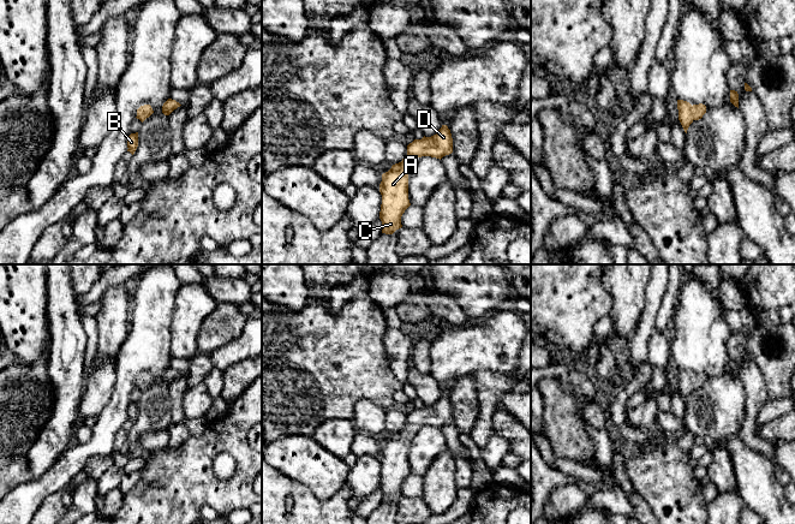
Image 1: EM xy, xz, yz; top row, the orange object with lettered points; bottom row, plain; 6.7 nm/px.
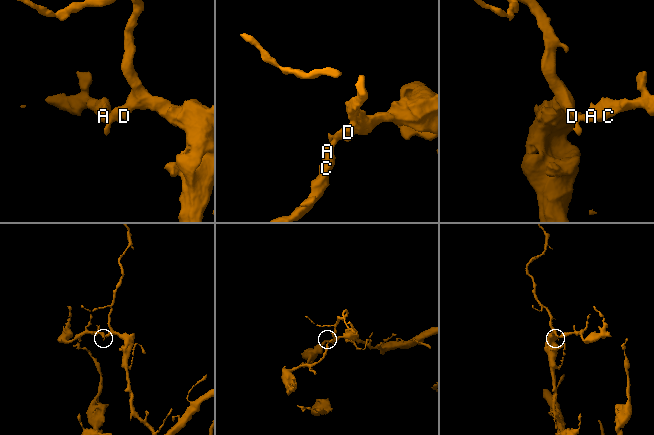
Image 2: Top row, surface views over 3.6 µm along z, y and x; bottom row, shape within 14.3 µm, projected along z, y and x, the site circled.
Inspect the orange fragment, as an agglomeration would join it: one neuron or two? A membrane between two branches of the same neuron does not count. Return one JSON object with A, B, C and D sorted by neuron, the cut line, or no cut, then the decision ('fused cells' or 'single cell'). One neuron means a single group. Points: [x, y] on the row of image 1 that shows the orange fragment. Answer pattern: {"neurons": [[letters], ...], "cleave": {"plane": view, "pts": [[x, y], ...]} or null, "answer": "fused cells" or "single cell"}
{"neurons": [["A", "B", "C", "D"]], "cleave": null, "answer": "single cell"}

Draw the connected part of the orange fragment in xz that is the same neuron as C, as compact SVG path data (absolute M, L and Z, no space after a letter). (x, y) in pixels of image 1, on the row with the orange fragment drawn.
M447 125L431 137L414 139L407 145L407 156L401 162L382 174L379 192L382 204L379 219L383 225L382 233L393 234L401 228L401 216L411 206L408 200L408 174L422 156L442 159L453 153L453 138Z

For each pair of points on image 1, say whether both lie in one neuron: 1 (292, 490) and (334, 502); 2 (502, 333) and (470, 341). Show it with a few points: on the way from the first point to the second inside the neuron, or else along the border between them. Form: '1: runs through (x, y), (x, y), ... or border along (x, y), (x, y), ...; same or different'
1: runs through (303, 499), (309, 505), (323, 505); same
2: runs through (494, 341), (478, 341); same

